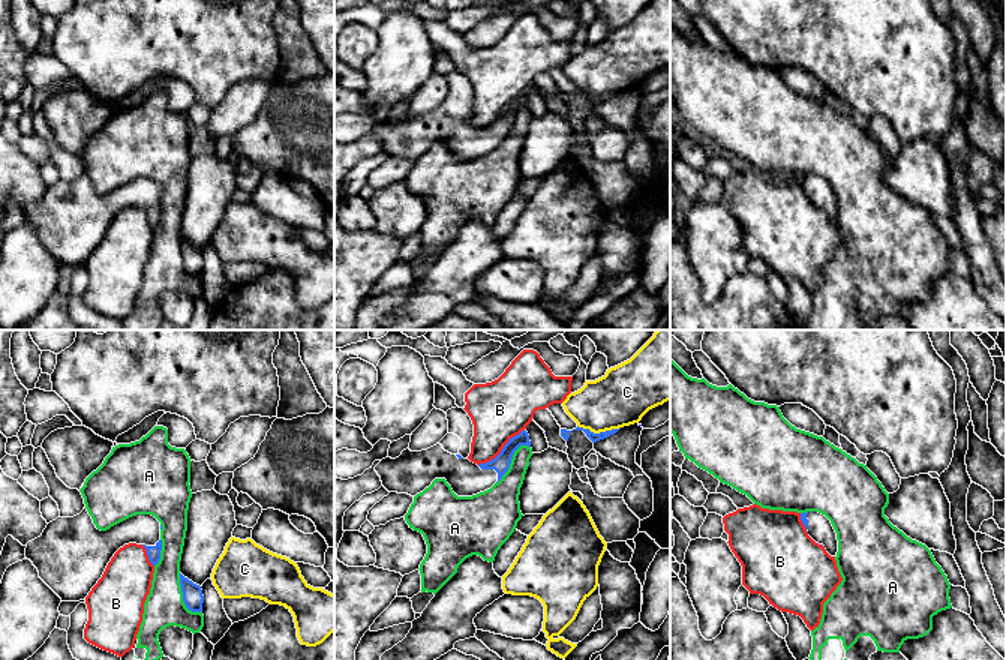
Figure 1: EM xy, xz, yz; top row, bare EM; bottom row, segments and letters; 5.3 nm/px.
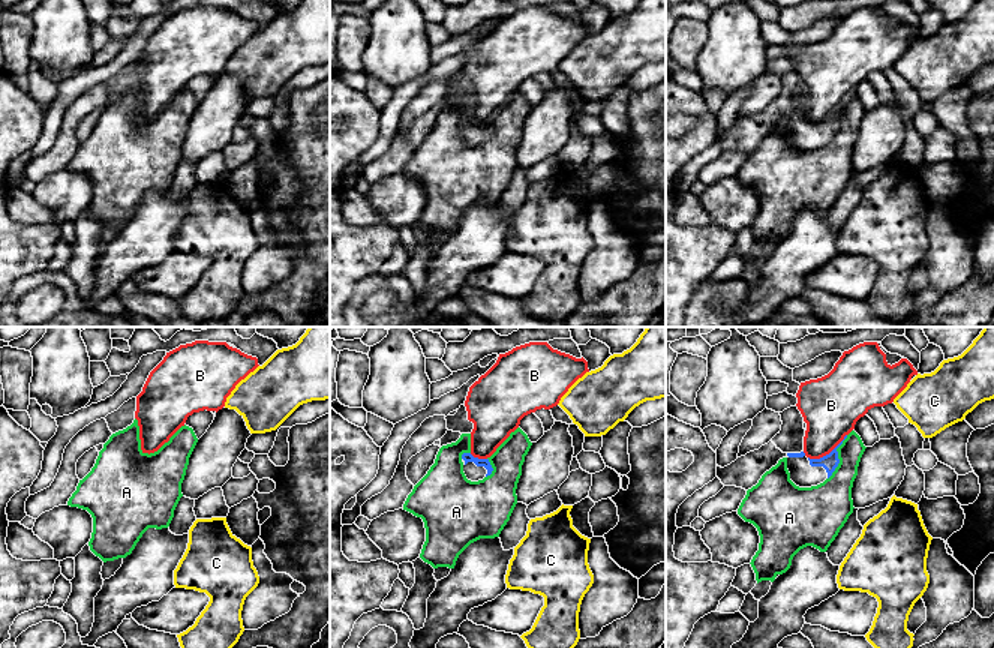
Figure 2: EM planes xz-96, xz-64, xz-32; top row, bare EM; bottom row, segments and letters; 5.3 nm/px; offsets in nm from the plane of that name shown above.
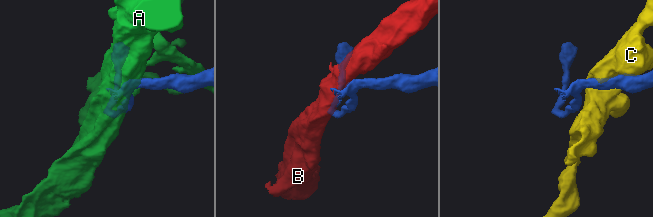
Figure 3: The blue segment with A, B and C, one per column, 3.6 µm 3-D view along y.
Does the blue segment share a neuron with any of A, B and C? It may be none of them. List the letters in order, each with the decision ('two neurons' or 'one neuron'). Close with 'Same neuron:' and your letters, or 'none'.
A: two neurons
B: two neurons
C: two neurons
Same neuron: none

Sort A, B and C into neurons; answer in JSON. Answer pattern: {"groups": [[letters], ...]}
{"groups": [["A"], ["B"], ["C"]]}

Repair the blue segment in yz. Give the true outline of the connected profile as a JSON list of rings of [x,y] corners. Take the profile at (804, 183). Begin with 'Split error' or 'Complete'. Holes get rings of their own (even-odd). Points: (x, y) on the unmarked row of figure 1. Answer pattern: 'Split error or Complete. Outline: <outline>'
Split error. Outline: [[[819,176],[801,177],[801,184],[808,200],[819,208],[823,208],[831,220],[837,220],[838,204],[831,184]]]

